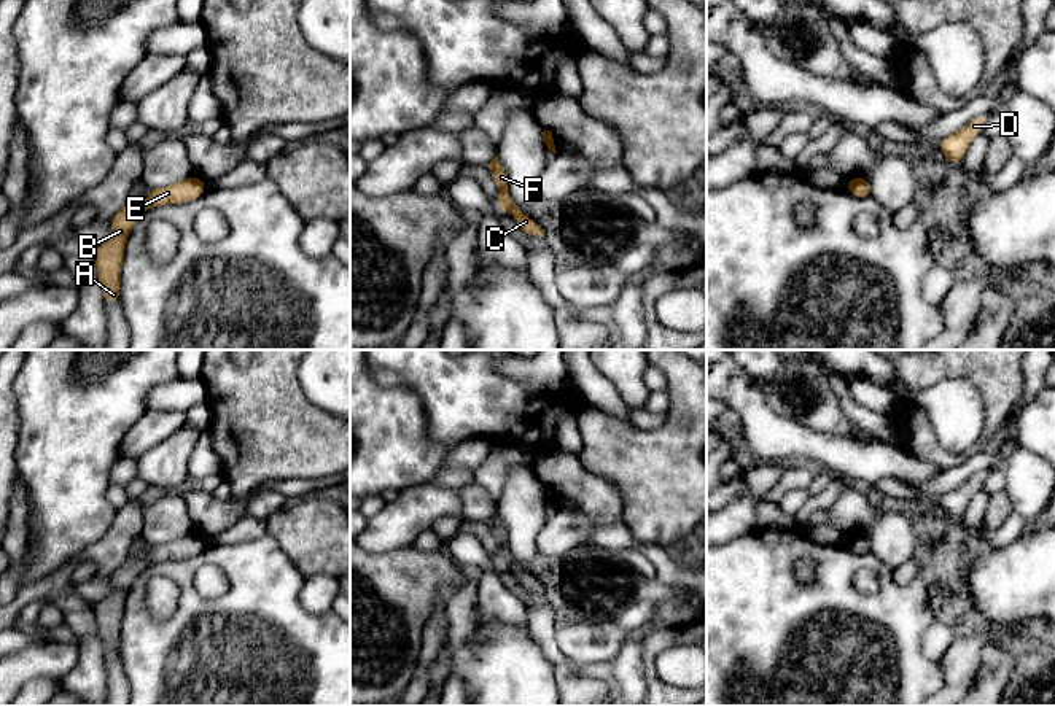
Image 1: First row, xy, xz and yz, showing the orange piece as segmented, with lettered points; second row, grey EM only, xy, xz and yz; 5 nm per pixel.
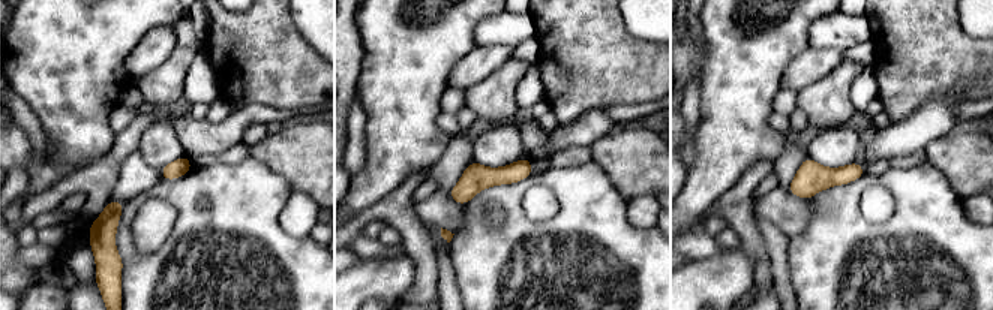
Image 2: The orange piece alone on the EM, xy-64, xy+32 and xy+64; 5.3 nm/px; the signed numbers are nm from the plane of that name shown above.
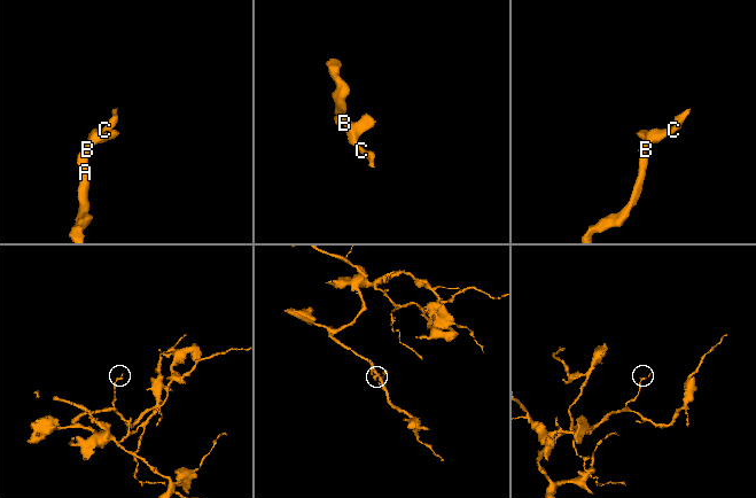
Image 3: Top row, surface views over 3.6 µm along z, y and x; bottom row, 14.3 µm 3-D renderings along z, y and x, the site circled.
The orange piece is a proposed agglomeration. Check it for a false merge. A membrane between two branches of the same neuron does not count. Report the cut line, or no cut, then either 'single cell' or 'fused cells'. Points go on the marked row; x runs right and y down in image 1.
no cut; single cell

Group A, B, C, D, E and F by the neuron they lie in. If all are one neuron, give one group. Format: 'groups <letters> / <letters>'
groups A B C D E F

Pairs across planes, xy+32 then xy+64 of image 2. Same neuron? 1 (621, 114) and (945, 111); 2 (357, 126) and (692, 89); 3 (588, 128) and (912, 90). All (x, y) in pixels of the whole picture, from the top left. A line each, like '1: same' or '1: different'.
1: different
2: same
3: different

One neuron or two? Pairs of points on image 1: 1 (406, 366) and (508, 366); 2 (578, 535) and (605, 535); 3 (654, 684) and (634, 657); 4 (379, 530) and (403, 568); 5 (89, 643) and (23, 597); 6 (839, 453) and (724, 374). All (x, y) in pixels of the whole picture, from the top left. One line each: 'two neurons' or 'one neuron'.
1: two neurons
2: two neurons
3: two neurons
4: two neurons
5: one neuron
6: one neuron

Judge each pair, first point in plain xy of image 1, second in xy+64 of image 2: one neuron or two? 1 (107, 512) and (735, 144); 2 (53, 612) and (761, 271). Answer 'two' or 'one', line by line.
1: one
2: two

